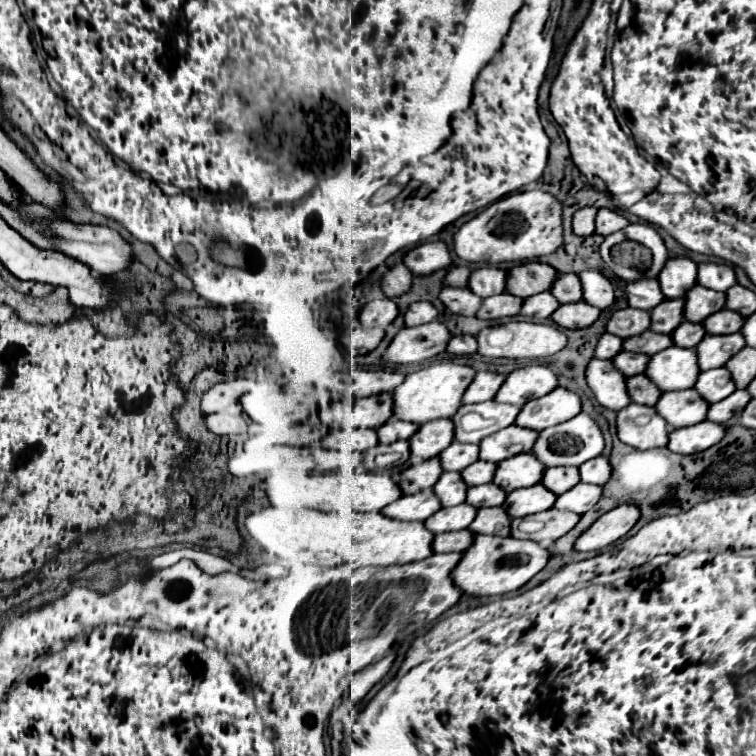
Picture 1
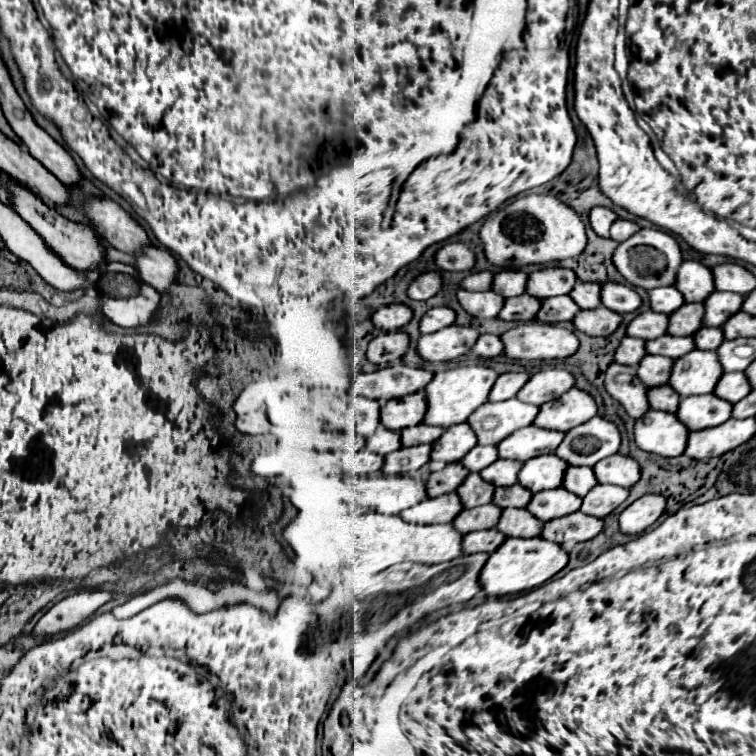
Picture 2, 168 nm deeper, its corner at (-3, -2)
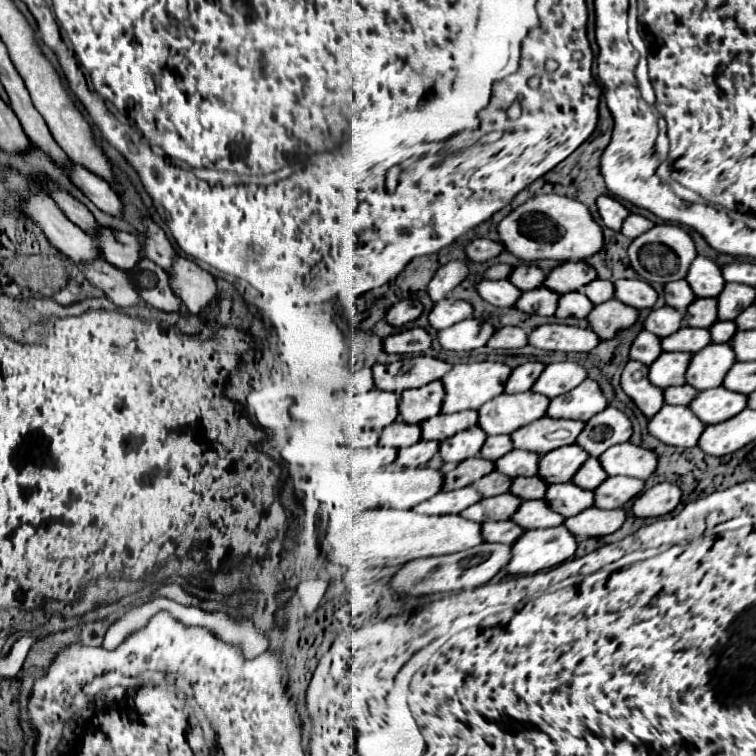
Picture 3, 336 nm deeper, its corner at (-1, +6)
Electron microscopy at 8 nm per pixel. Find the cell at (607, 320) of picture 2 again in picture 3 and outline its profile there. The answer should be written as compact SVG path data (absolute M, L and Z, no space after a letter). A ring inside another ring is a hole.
M606 300L598 306L592 308L592 312L588 314L588 324L590 328L602 338L608 340L612 338L618 330L630 328L638 318L638 310L618 302L618 300Z

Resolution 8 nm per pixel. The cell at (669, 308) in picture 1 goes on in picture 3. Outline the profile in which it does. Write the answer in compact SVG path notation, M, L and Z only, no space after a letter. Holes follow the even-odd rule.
M696 298L684 314L684 324L694 328L710 328L716 322L716 298Z

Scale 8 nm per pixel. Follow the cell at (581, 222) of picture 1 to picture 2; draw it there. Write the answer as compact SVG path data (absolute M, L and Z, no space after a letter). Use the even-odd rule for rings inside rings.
M596 206L592 208L590 212L590 224L594 228L594 232L602 238L608 238L608 232L610 232L610 226L618 220L618 214L612 212L610 208L604 208L604 206Z

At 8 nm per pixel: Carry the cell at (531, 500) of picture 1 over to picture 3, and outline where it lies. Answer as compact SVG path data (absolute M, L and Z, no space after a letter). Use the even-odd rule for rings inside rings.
M572 482L566 484L550 484L544 496L546 504L558 512L560 516L568 518L568 516L576 516L578 512L590 508L594 504L592 492L590 490L582 490Z

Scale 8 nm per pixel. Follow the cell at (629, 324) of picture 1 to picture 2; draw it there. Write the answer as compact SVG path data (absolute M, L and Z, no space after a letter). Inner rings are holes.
M644 312L640 316L636 316L628 328L626 334L634 336L634 338L642 338L642 340L654 340L664 336L668 330L668 318L666 314L658 314L658 312Z

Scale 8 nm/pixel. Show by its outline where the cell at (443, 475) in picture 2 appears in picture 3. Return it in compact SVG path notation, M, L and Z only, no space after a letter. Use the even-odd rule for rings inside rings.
M468 458L464 462L460 462L452 472L448 472L444 476L444 486L442 490L456 490L456 488L464 488L470 486L474 480L490 474L494 470L494 462L484 460L484 458Z

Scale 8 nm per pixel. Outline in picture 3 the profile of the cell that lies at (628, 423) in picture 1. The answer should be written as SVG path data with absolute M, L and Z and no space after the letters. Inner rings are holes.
M664 404L648 422L648 434L668 446L690 448L696 446L702 430L702 422L686 406Z

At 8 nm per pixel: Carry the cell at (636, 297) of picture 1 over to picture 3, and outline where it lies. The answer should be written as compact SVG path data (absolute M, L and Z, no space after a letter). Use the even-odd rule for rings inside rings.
M674 280L664 284L664 300L668 306L684 312L688 308L688 304L694 300L694 292L690 292L690 286L686 284L686 280Z

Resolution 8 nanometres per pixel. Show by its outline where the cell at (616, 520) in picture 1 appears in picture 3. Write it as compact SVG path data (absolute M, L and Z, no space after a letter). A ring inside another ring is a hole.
M662 482L652 486L650 490L642 492L636 496L632 512L638 518L658 518L664 516L668 512L672 512L680 500L680 488L670 484L670 482Z

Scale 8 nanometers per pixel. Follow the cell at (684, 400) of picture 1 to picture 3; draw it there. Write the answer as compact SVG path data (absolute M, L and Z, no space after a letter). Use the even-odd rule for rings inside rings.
M718 386L698 392L688 408L700 418L702 424L718 424L742 412L746 408L746 396Z

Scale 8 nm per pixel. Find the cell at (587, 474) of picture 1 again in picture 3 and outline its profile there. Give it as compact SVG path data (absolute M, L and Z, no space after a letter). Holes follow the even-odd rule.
M630 442L608 448L598 460L602 468L608 472L608 476L622 474L622 476L632 476L640 480L646 480L654 472L656 462L658 462L652 450L634 446Z

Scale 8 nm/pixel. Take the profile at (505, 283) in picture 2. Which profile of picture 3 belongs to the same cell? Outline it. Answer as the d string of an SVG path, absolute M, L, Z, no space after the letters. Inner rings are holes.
M520 264L520 266L514 266L508 280L518 286L522 292L524 290L532 290L532 288L538 288L542 284L542 280L546 278L546 272L542 272L536 264Z

